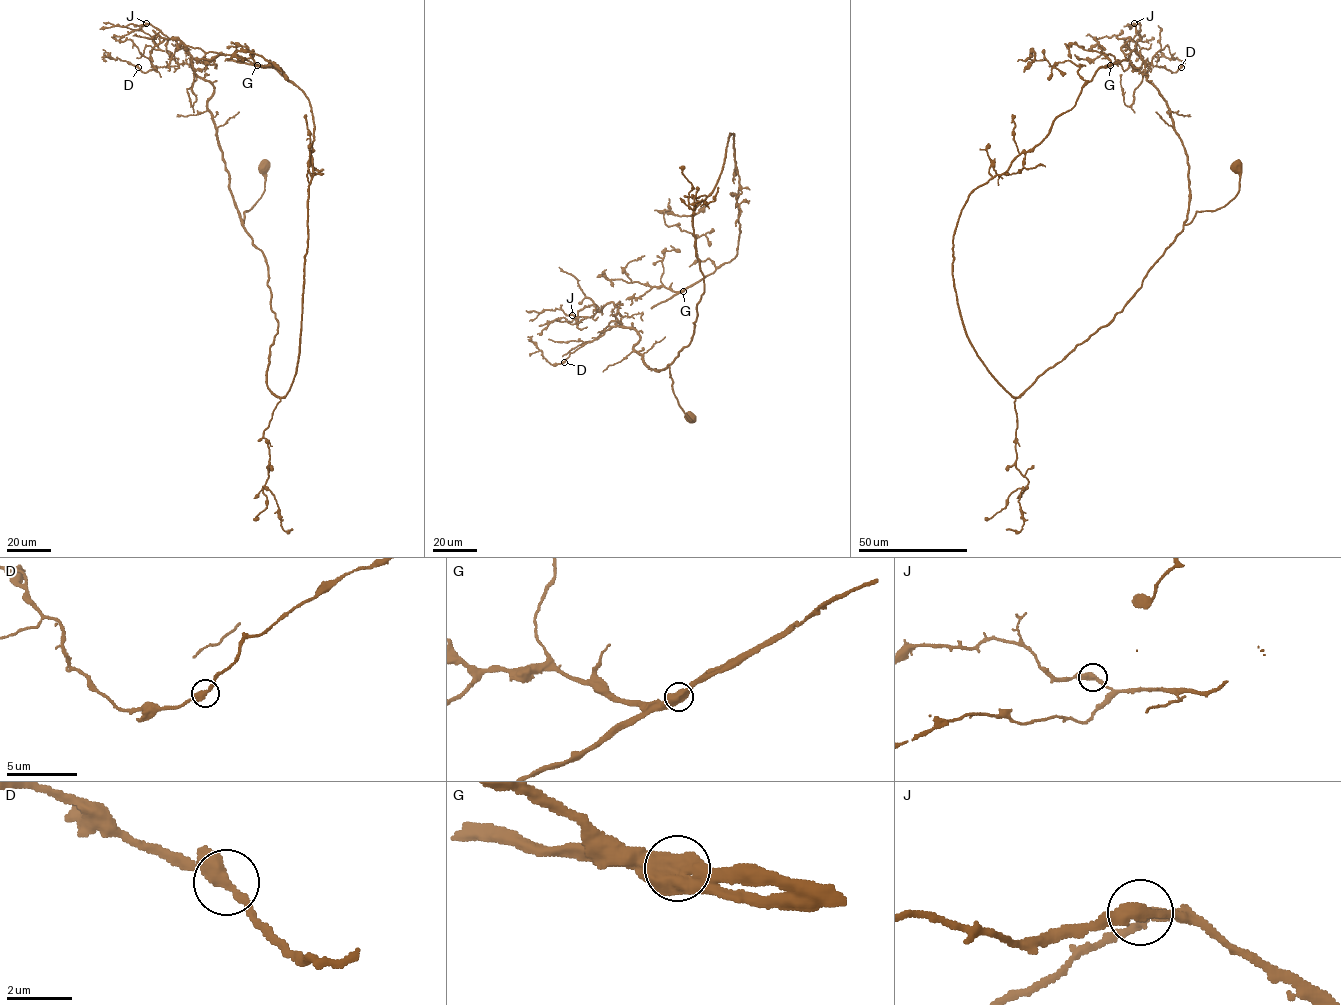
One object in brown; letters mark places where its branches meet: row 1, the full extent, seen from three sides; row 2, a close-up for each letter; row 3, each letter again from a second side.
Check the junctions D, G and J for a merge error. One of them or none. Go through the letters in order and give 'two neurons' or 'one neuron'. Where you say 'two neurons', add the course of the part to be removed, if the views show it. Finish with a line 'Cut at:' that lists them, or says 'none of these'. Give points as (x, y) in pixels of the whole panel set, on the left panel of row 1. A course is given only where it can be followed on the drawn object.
D: one neuron
G: two neurons; course (257, 65), (225, 61)
J: one neuron
Cut at: G

